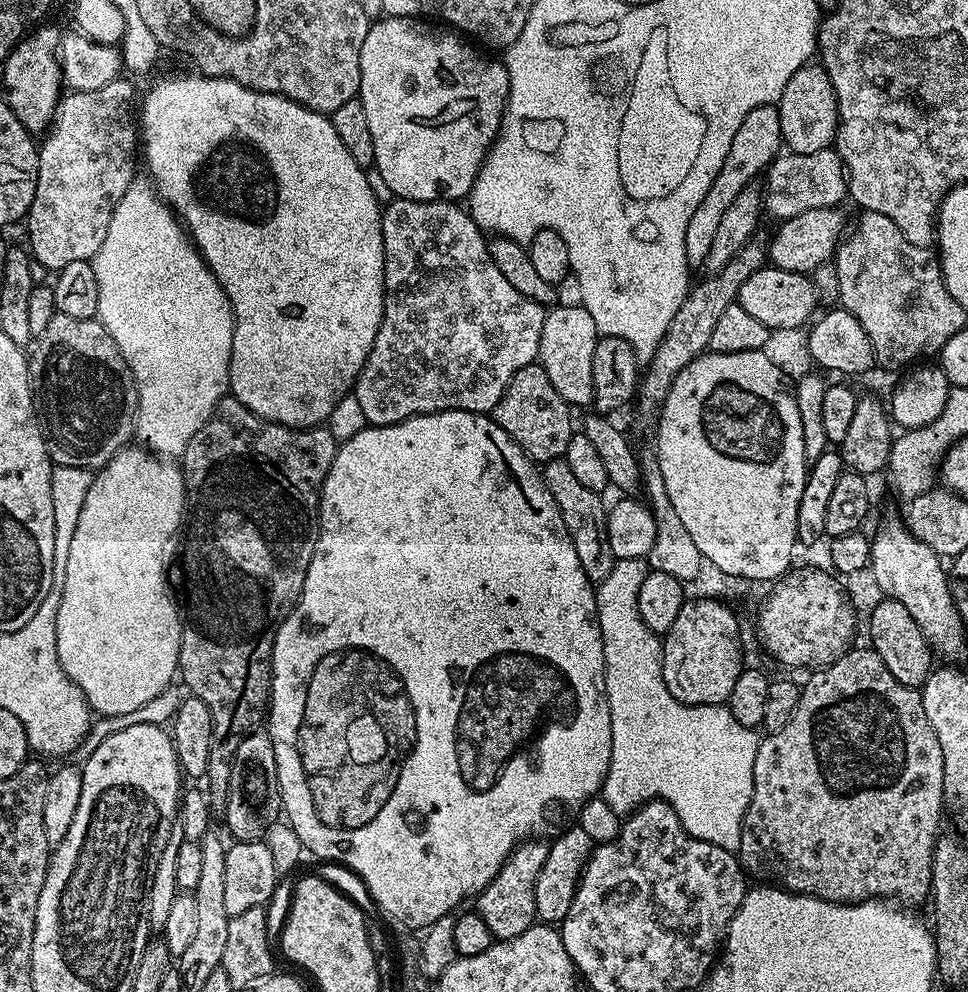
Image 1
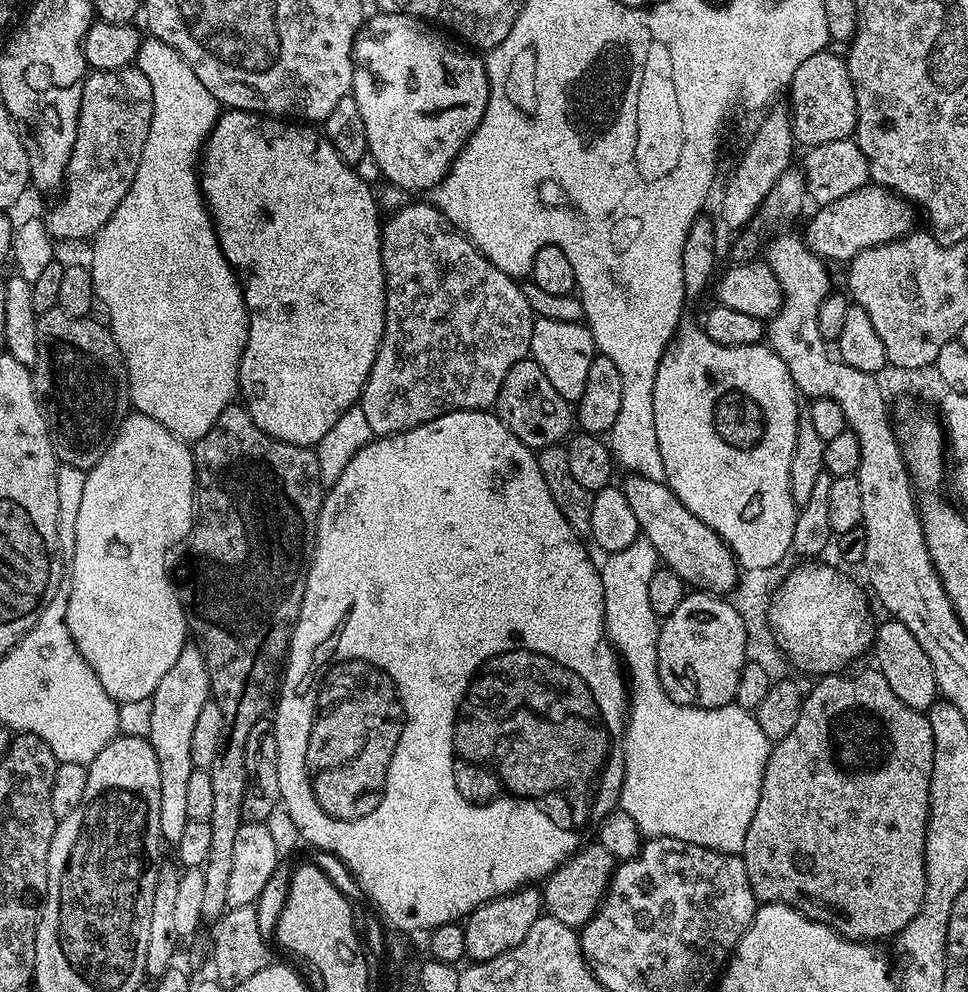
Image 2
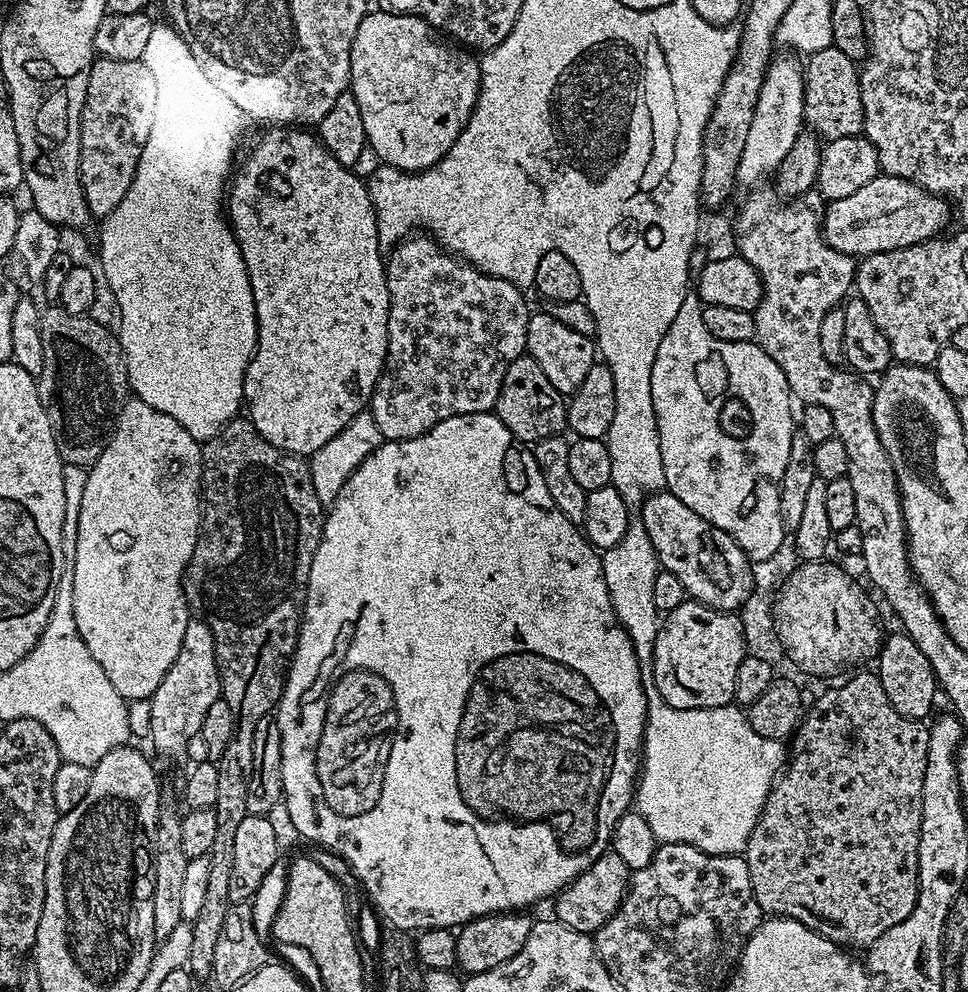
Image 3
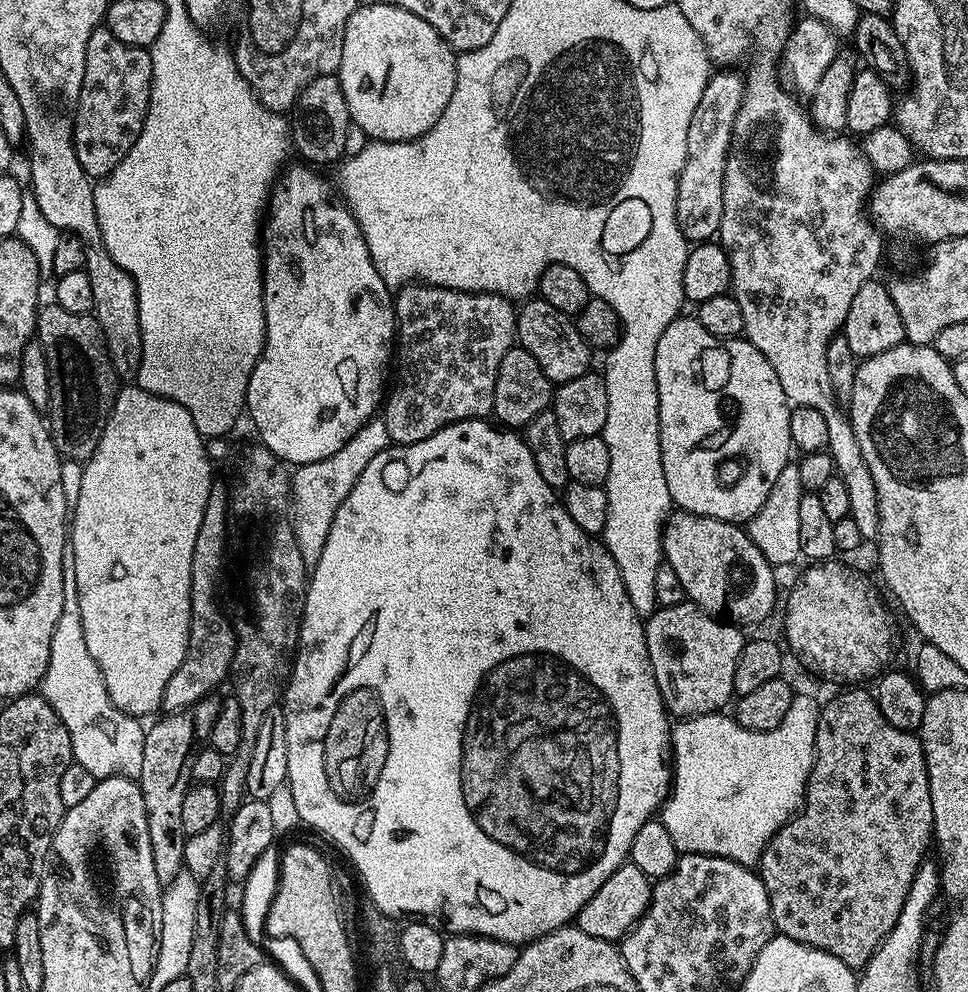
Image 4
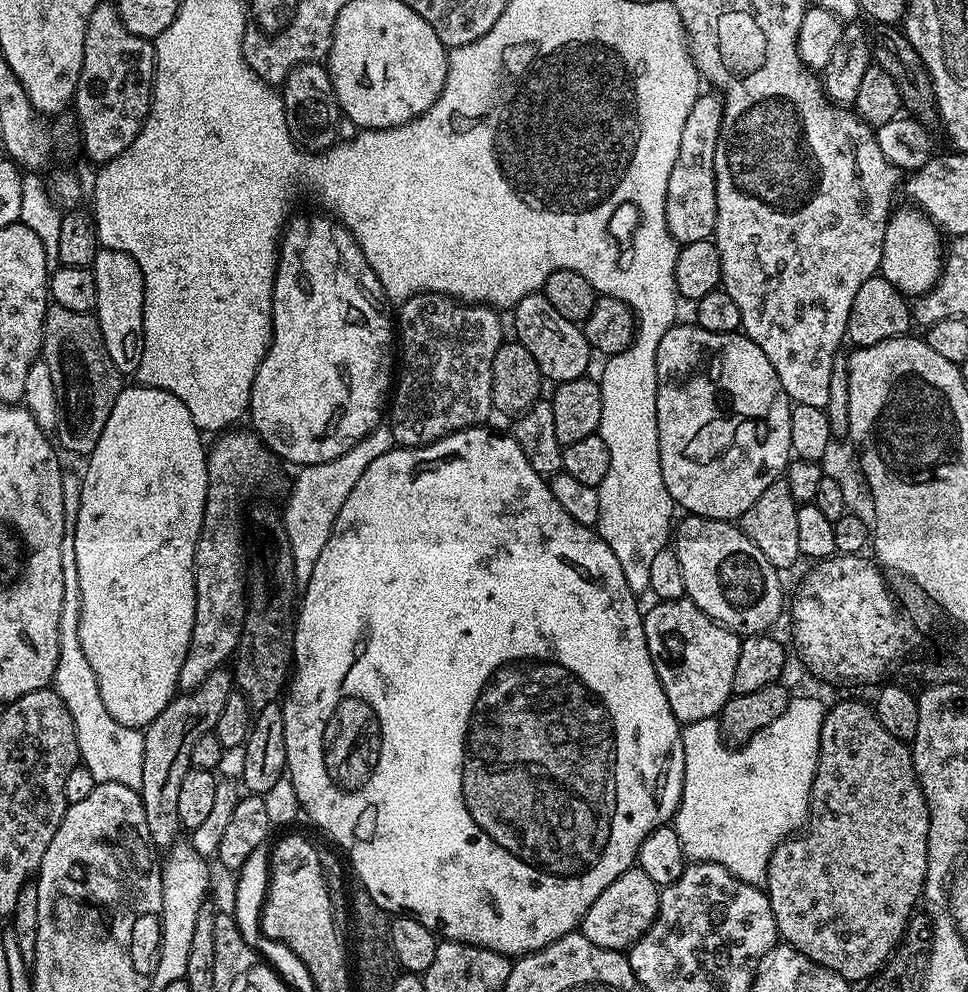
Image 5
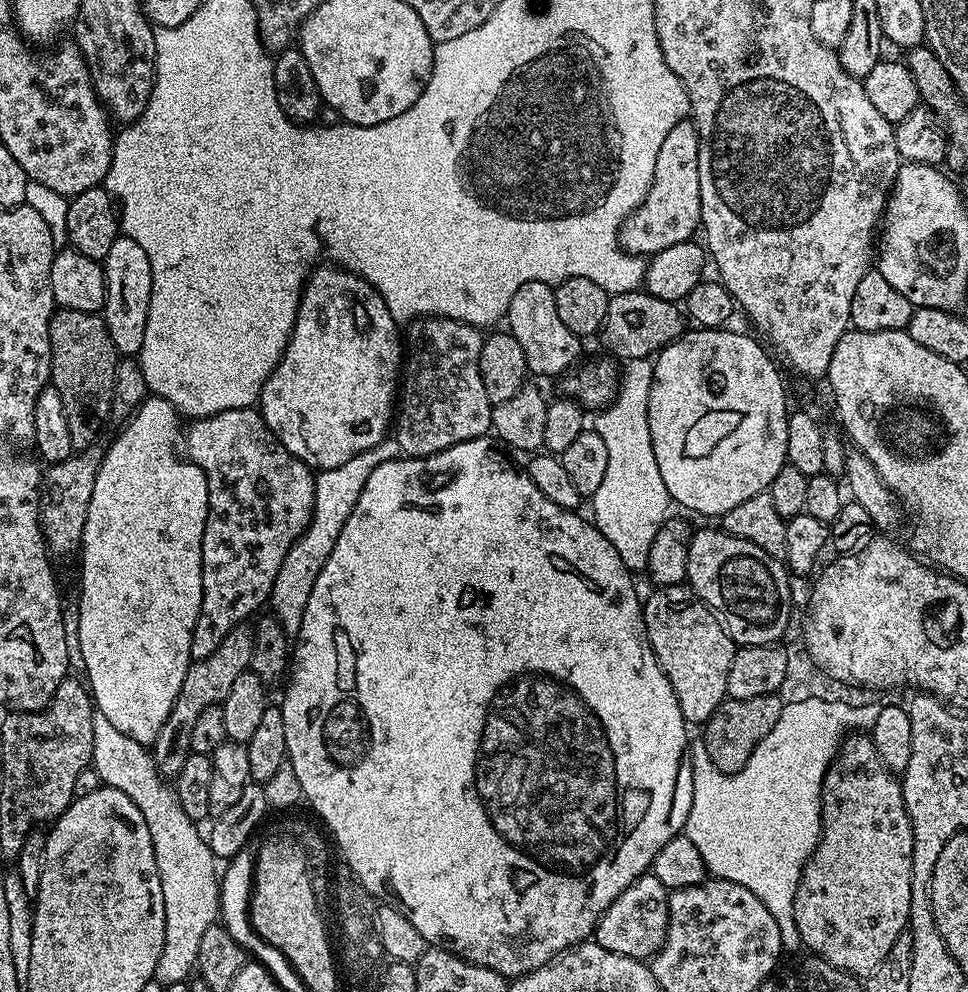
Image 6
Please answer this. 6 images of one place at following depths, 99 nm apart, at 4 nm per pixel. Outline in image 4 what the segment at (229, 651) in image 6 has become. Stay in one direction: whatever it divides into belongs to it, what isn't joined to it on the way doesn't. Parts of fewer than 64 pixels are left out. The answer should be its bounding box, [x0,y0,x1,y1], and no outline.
[138,698,220,886]

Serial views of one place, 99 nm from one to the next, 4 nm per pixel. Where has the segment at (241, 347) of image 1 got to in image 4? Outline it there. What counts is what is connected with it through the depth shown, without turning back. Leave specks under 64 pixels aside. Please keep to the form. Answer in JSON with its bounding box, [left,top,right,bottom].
[246,163,396,466]

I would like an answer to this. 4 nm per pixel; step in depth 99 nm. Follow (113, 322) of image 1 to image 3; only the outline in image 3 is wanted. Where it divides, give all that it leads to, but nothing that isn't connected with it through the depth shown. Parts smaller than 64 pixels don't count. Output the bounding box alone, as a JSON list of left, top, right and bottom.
[98,22,258,441]

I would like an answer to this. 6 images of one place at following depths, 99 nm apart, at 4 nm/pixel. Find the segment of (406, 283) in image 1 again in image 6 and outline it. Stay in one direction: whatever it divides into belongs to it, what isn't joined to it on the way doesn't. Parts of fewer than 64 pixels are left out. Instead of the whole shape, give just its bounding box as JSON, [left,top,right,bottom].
[394,316,493,457]

